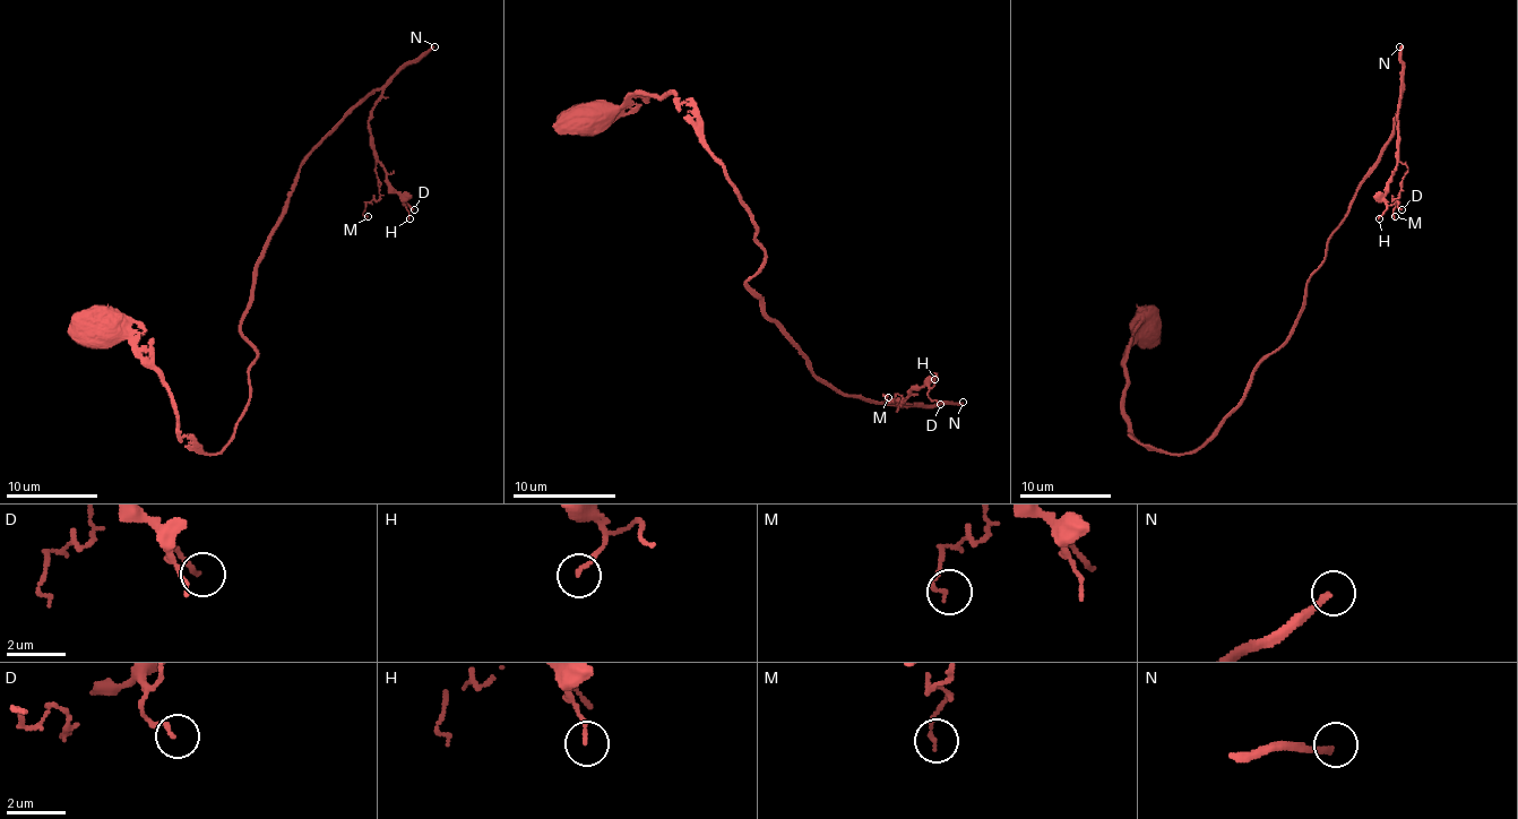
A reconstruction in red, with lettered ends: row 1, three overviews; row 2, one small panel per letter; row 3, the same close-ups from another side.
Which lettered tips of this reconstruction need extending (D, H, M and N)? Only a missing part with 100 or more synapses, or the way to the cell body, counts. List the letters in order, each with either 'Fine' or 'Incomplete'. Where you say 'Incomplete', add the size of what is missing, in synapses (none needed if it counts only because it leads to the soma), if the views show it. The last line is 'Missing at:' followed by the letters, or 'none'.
D: Fine
H: Fine
M: Fine
N: Incomplete. Roughly 900 synapses
Missing at: N

